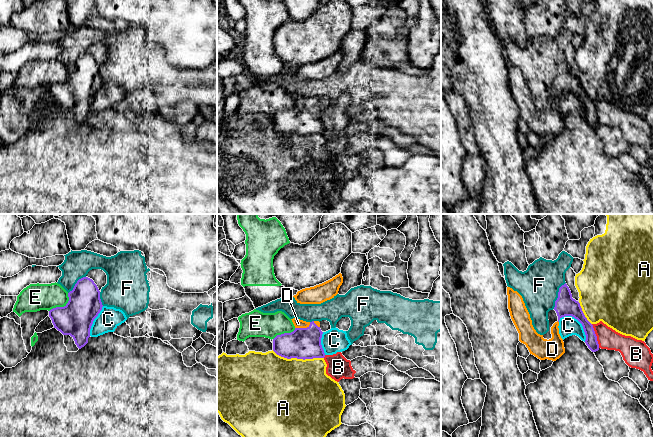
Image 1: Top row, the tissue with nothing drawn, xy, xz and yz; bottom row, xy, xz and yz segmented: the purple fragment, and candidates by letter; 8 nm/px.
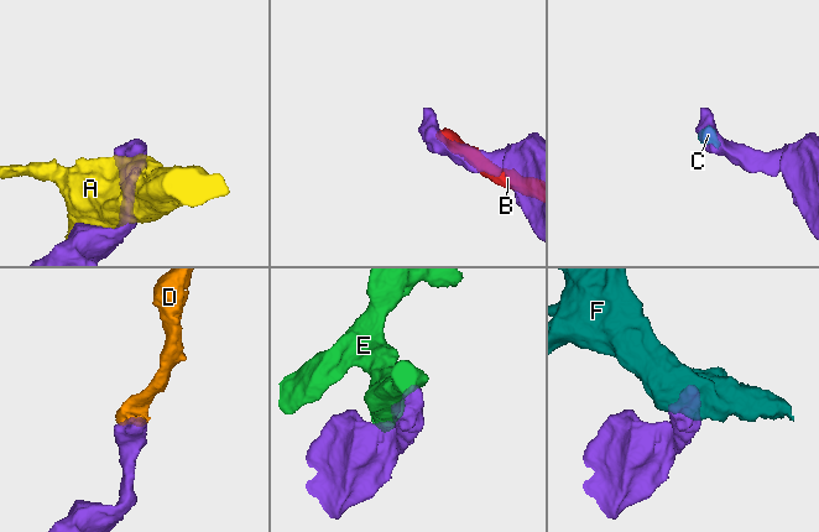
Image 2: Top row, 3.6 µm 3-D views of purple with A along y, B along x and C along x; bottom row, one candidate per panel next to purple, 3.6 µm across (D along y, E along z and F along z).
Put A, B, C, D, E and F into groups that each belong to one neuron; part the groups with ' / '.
A / B C / D / E / F

